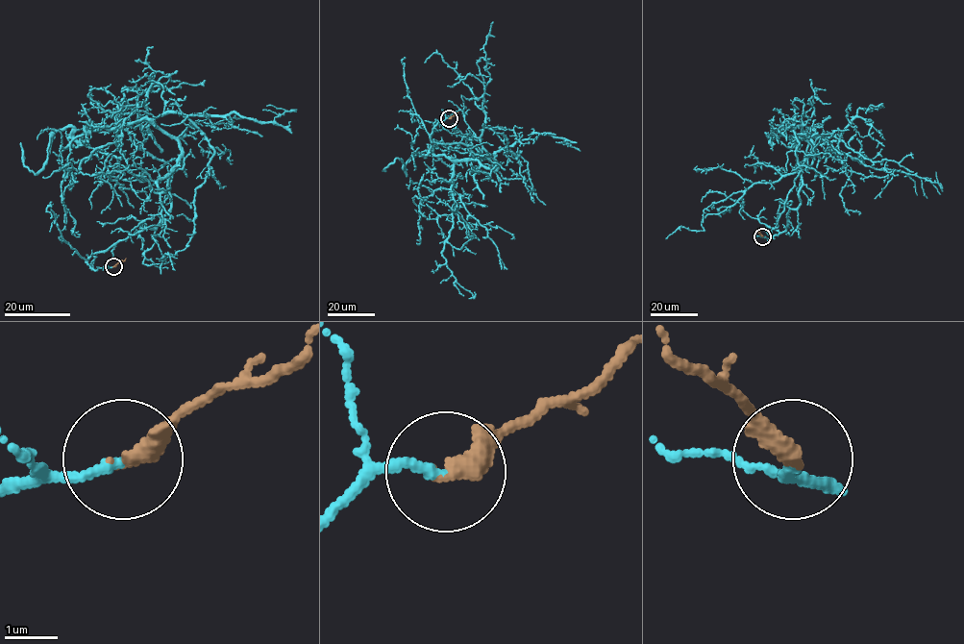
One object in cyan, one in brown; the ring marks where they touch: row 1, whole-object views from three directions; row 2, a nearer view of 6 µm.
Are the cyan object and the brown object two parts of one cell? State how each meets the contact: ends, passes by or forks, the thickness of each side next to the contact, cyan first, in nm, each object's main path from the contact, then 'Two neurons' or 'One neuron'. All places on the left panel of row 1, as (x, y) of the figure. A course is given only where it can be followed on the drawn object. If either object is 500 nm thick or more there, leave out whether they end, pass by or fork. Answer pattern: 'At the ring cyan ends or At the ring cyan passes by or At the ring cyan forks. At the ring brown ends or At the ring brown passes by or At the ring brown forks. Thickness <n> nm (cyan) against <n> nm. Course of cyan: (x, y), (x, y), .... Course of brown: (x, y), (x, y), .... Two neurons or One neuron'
At the ring cyan ends. At the ring brown ends. Thickness 180 nm (cyan) against 400 nm. Course of cyan: (113, 266), (86, 261), (154, 229), (181, 152), (129, 122), (103, 174), (148, 196), (149, 177). Course of brown: (113, 266), (126, 258). One neuron

